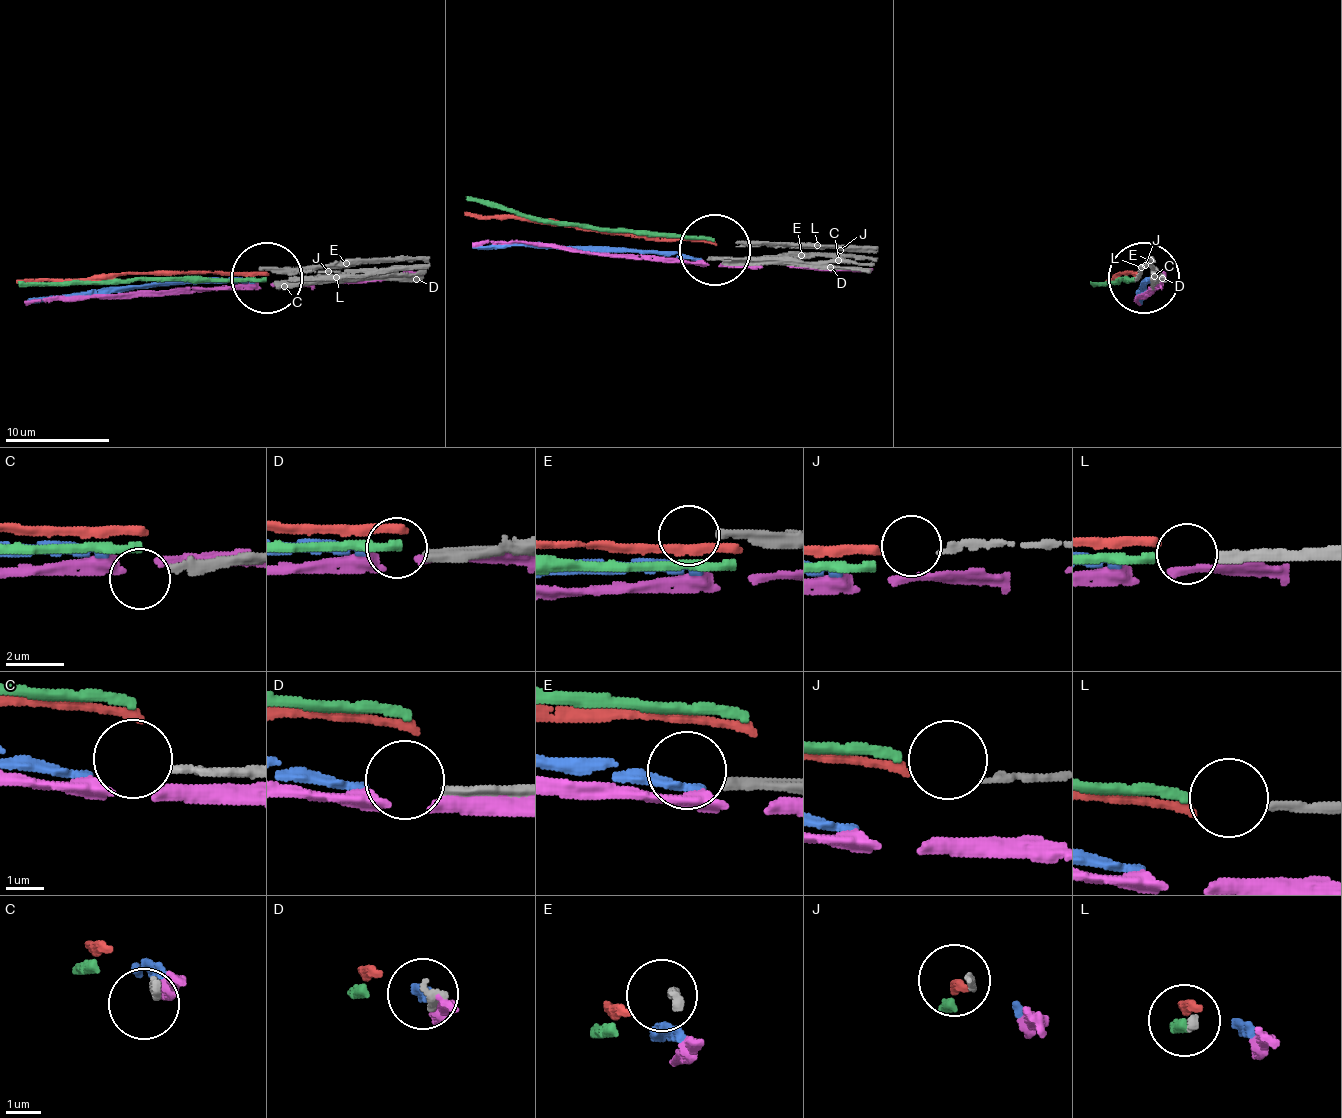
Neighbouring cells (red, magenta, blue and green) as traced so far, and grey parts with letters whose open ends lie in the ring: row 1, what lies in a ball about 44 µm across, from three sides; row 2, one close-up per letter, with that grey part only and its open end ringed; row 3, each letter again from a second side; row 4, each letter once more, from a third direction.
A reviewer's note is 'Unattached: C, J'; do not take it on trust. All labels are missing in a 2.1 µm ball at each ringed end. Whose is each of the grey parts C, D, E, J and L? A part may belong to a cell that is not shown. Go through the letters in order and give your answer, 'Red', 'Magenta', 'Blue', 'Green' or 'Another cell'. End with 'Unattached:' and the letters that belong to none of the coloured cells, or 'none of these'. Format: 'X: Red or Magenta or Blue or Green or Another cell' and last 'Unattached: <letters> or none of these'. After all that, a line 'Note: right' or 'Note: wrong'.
C: Another cell
D: Blue
E: Another cell
J: Red
L: Green
Unattached: C, E
Note: wrong

